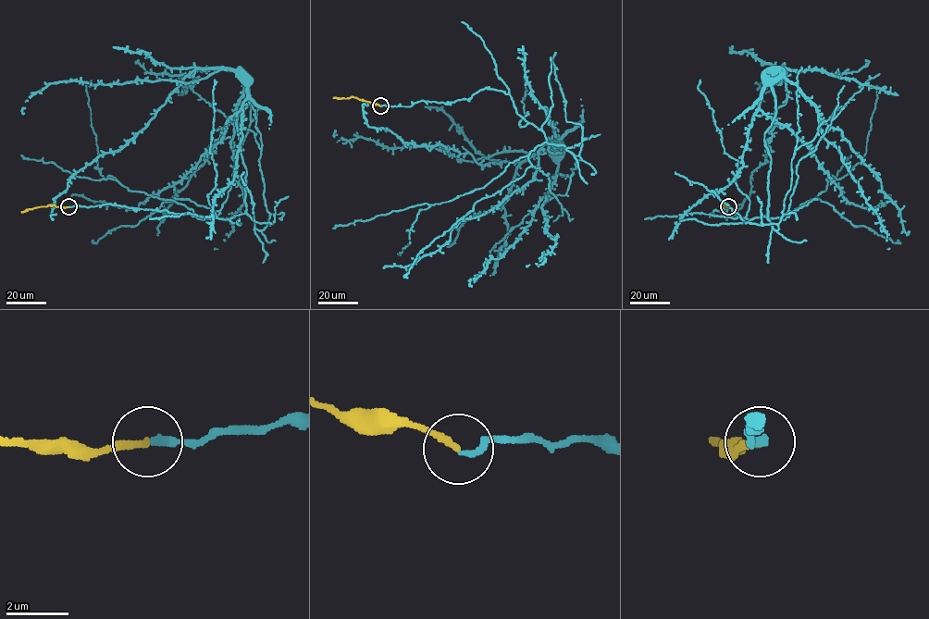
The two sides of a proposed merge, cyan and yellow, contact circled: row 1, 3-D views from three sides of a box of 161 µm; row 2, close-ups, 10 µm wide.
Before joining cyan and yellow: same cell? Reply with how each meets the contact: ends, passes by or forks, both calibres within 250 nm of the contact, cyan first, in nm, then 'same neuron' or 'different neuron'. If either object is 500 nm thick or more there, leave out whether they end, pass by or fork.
cyan ends; yellow ends; calibres 240 and 200 nm; same neuron

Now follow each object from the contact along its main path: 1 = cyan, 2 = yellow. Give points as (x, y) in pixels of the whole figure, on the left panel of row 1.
1: (68, 206), (109, 204), (227, 219), (244, 214), (246, 171), (236, 125), (248, 103), (242, 72)
2: (68, 206), (49, 205), (21, 212)

